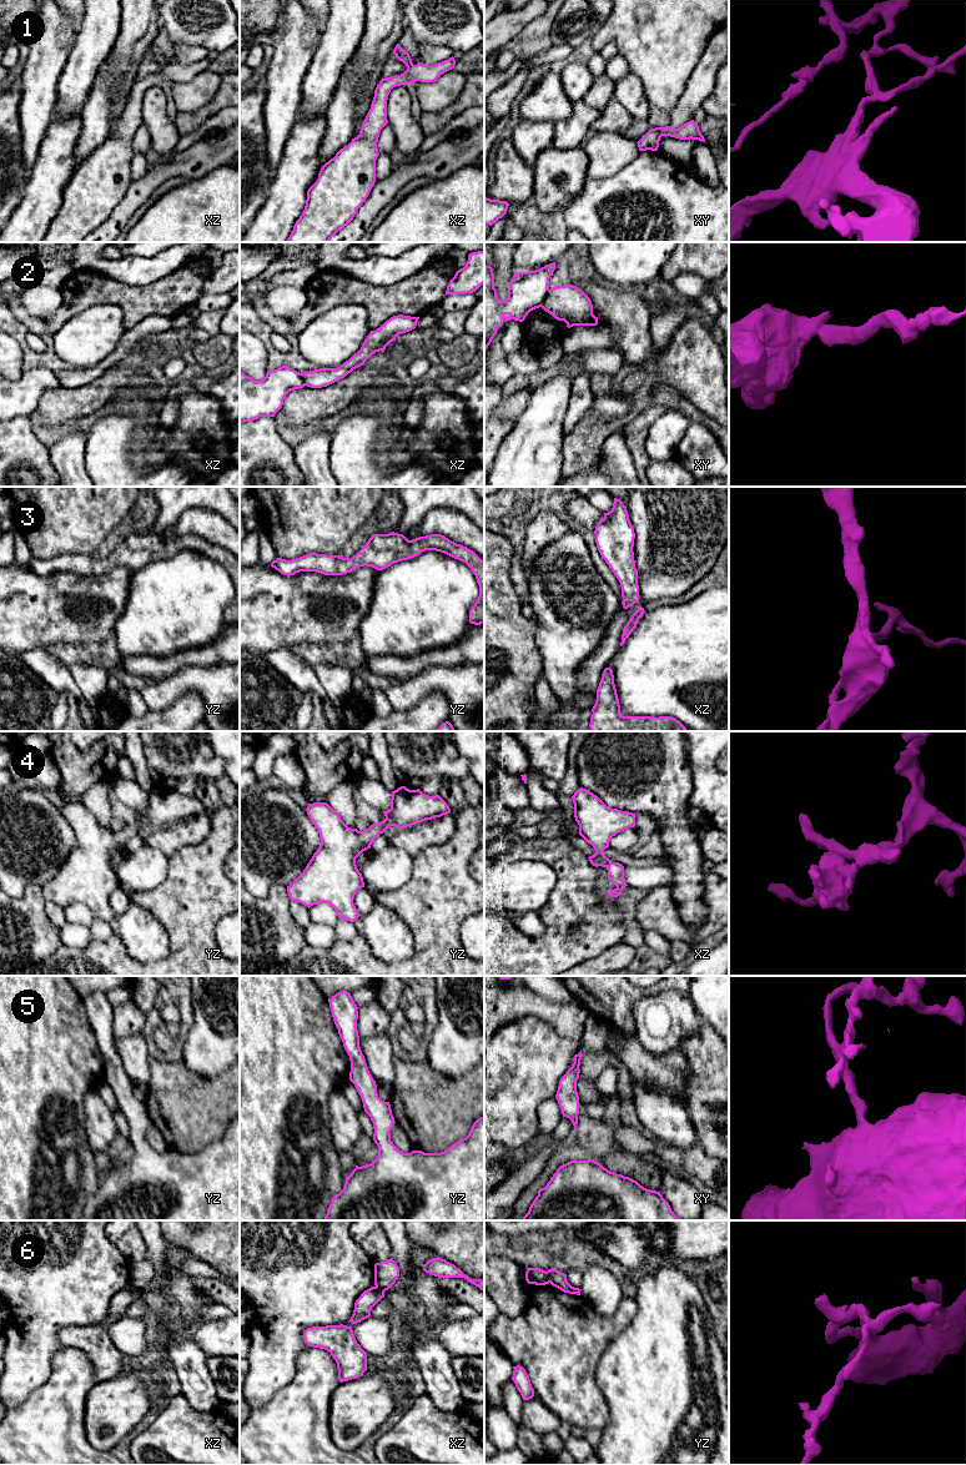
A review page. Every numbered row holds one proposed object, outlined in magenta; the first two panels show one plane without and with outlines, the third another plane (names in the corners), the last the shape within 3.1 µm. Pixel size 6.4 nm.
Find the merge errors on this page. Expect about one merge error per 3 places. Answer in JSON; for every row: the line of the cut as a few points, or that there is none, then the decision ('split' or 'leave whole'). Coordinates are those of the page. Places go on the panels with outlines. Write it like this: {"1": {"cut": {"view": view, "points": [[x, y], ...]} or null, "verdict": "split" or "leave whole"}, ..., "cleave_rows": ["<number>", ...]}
{"1": {"cut": {"view": "xy", "points": [[654, 129], [662, 135]]}, "verdict": "split"}, "2": {"cut": {"view": "xy", "points": [[549, 290], [541, 306]]}, "verdict": "split"}, "3": {"cut": null, "verdict": "leave whole"}, "4": {"cut": null, "verdict": "leave whole"}, "5": {"cut": null, "verdict": "leave whole"}, "6": {"cut": {"view": "yz", "points": [[546, 1272], [549, 1282]]}, "verdict": "split"}, "cleave_rows": ["1", "2", "6"]}

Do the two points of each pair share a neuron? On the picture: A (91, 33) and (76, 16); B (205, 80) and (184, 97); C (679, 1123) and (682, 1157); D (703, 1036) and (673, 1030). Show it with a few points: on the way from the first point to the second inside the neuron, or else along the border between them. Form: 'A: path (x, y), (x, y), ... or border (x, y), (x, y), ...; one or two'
A: border (85, 13), (80, 29), (75, 34); two
B: path (200, 85), (189, 96); one
C: border (697, 1142), (689, 1147), (663, 1144); two
D: border (700, 1020), (697, 1028), (678, 1047); two

